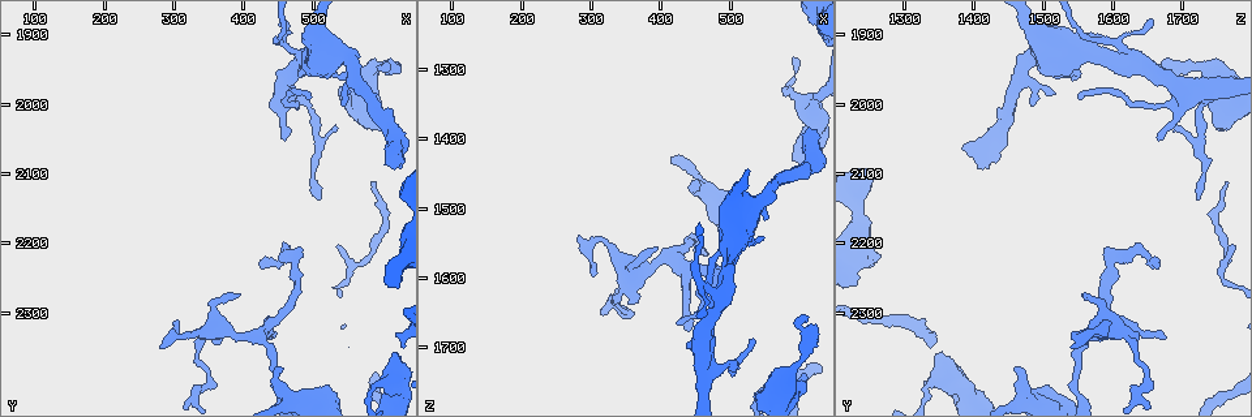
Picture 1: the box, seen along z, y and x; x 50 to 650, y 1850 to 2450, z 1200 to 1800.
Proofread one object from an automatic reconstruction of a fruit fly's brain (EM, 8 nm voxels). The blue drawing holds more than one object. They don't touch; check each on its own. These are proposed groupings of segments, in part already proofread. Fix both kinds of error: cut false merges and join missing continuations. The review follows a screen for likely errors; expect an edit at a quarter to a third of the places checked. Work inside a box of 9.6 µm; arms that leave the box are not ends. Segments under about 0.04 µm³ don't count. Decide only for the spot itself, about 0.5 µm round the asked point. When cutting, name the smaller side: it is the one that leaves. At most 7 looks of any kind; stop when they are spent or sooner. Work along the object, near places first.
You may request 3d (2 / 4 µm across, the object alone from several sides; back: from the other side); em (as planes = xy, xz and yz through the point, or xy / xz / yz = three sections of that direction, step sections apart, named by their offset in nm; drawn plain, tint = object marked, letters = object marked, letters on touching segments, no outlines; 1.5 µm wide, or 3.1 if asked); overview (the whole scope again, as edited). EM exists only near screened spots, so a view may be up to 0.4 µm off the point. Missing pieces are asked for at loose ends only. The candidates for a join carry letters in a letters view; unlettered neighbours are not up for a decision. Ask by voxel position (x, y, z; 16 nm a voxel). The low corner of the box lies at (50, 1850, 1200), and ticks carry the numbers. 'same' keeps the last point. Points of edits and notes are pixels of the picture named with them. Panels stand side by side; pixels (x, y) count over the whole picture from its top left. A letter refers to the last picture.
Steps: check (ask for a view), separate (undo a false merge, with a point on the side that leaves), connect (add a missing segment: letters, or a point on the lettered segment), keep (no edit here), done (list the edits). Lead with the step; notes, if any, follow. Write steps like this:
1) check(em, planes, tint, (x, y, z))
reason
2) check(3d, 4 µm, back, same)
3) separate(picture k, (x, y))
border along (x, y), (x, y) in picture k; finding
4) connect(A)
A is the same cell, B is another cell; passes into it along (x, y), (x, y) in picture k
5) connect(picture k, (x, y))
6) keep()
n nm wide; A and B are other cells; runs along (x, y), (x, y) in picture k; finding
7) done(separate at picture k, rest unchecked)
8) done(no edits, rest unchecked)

check(em, xz, step 8, letters, (455, 2050, 1670))

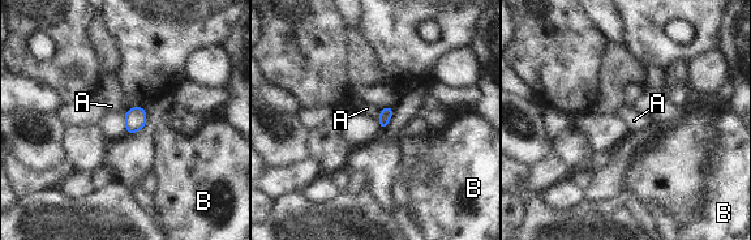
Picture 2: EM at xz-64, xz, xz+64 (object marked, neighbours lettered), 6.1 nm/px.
check(em, planes, letters, same)
cut it another way

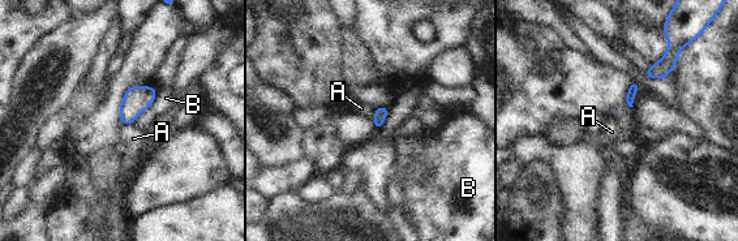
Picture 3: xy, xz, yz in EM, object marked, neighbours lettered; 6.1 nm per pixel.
keep()
B touches over 120 nm; A and B are other cells; border along (374, 108), (374, 117), (372, 120) in picture 3; none of them fits

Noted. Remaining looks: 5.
check(em, planes, letters, (550, 1960, 1545))
an open end

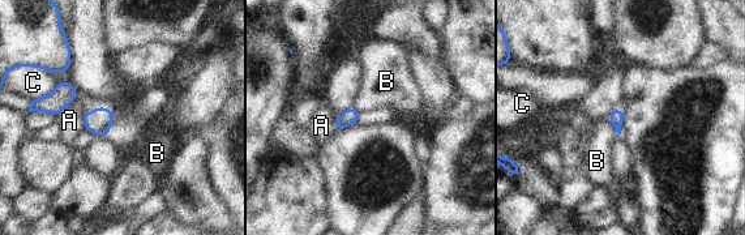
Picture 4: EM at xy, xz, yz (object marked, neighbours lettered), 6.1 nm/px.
keep()
A, B and C are other cells; border along (608, 120), (619, 135) in picture 4; no lettered segment goes on from it

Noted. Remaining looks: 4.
check(em, xy, step 8, tint, (510, 2140, 1720))
tapers out

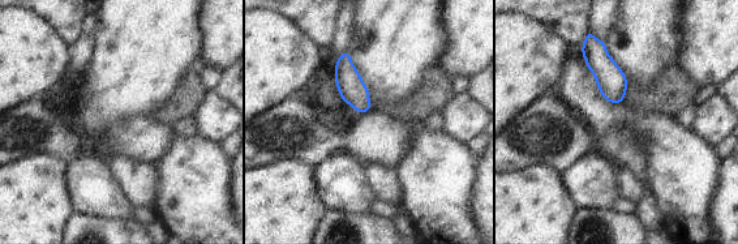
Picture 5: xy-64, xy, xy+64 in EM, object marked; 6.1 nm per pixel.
check(em, planes, letters, same)

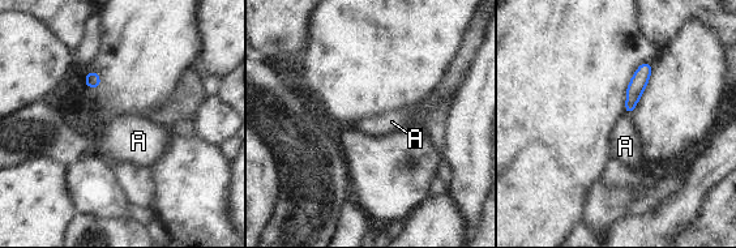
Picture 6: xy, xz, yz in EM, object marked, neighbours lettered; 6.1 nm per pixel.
keep()
80 nm wide; A is another cell; runs along (646, 65), (628, 110) in picture 6; no lettered segment goes on from it

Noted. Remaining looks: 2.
done(no edits, rest unchecked)

